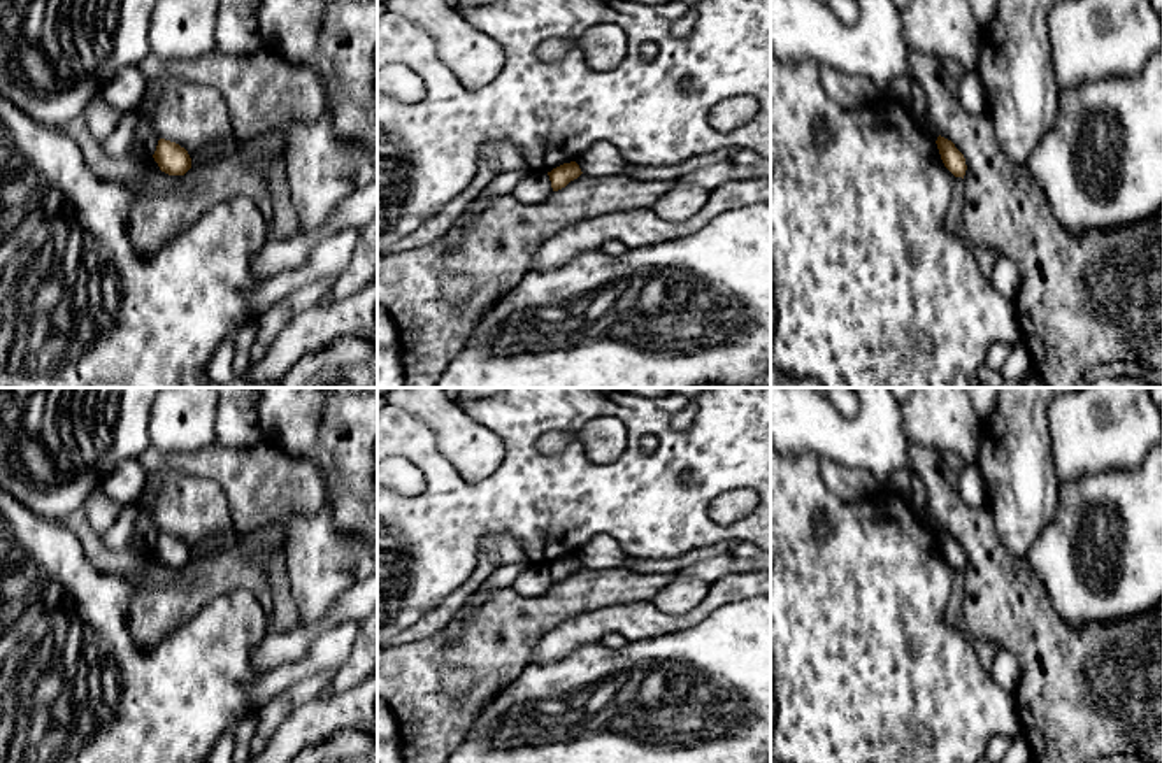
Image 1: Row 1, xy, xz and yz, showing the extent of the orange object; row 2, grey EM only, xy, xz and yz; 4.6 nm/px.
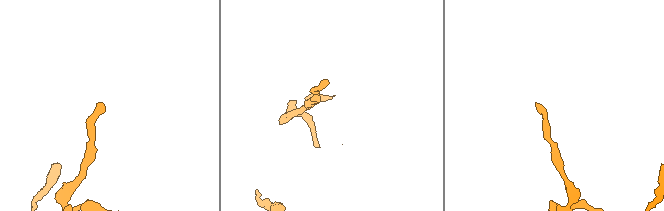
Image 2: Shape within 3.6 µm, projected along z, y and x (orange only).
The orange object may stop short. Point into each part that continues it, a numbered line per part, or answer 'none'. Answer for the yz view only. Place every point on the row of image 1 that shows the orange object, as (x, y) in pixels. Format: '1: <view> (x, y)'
none

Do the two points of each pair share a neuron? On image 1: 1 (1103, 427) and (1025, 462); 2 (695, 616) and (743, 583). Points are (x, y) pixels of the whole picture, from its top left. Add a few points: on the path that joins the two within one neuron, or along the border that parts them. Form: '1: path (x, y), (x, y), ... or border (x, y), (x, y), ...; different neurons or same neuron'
1: border (1047, 409), (1054, 470), (1061, 484); different neurons
2: path (708, 606), (731, 588); same neuron

